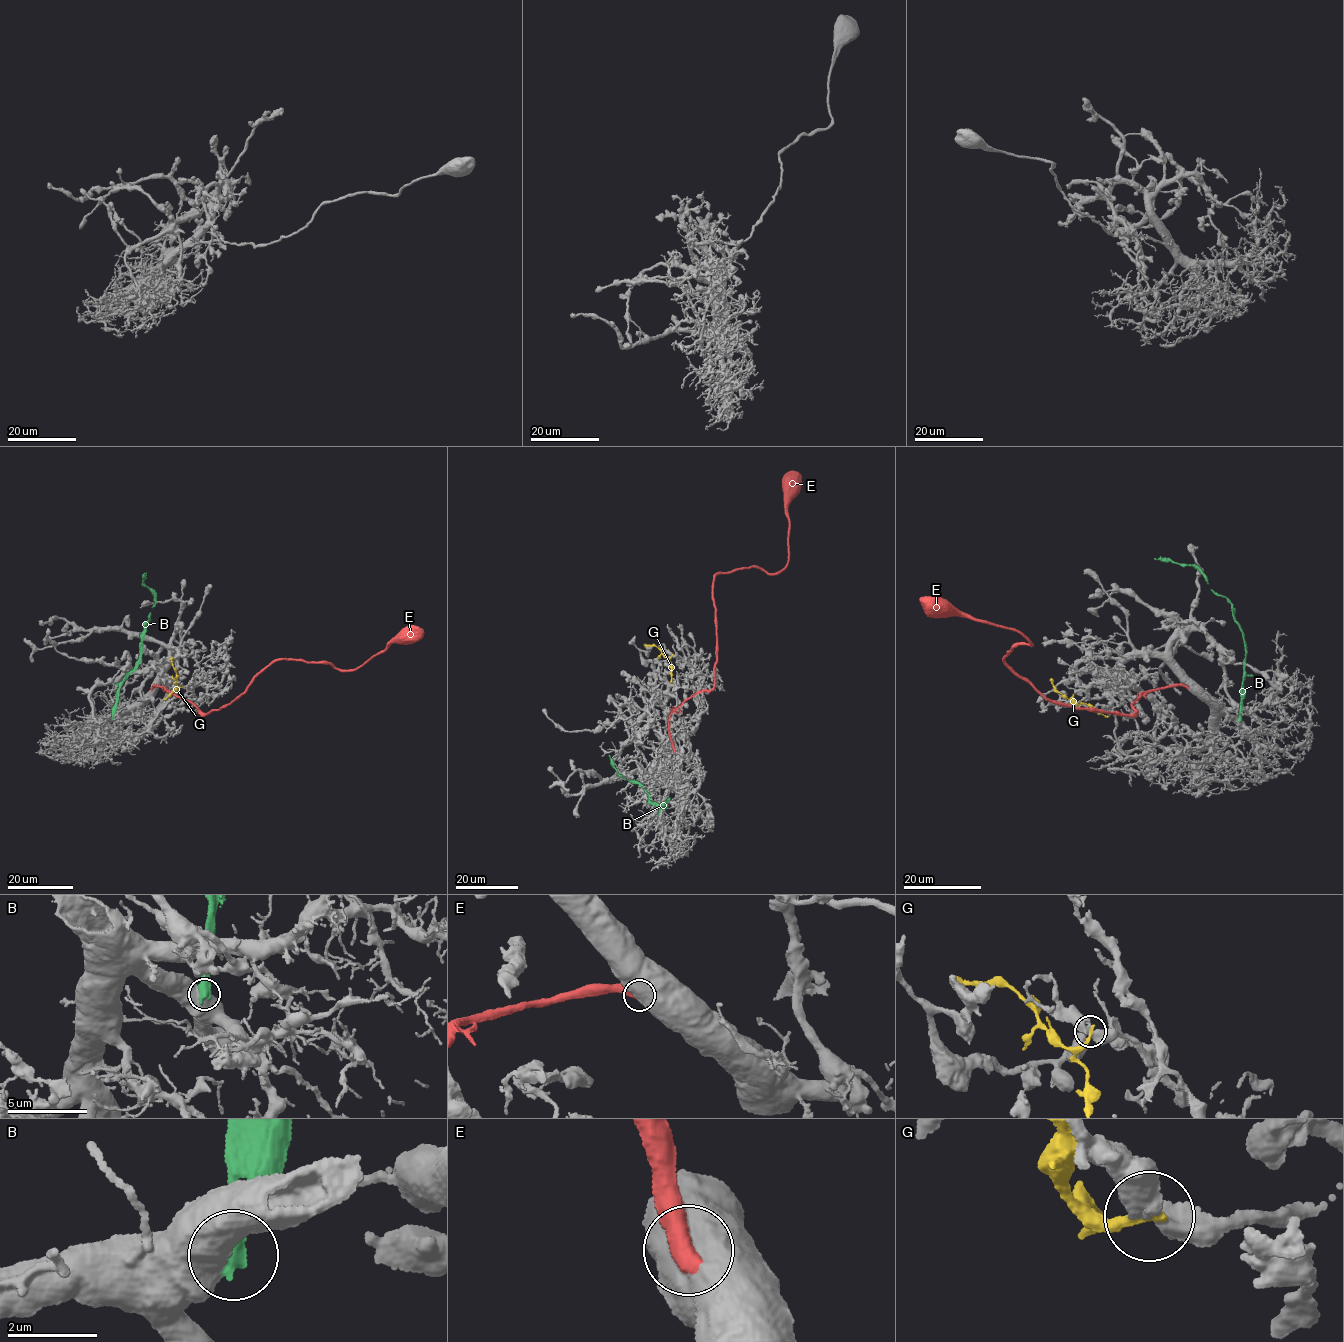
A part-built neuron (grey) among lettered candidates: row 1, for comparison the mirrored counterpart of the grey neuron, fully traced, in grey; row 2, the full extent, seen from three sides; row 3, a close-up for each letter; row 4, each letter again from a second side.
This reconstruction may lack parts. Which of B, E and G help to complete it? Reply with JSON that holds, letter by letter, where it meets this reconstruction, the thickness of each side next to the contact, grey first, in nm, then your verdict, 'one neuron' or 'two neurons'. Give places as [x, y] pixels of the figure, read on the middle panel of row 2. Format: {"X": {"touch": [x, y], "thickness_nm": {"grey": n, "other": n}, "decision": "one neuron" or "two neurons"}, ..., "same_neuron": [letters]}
{"B": {"touch": [669, 798], "thickness_nm": {"grey": 750, "other": 460}, "decision": "two neurons"}, "E": {"touch": [674, 750], "thickness_nm": {"grey": 550, "other": 550}, "decision": "one neuron"}, "G": {"touch": [672, 655], "thickness_nm": {"grey": 420, "other": 220}, "decision": "two neurons"}, "same_neuron": ["E"]}

